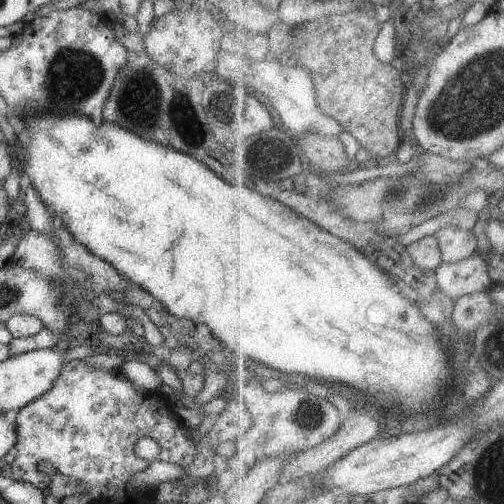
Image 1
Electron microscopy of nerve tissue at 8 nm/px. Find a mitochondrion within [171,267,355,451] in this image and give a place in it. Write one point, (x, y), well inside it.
(309, 416)

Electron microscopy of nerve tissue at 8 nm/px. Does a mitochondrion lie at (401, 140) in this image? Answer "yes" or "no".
no

